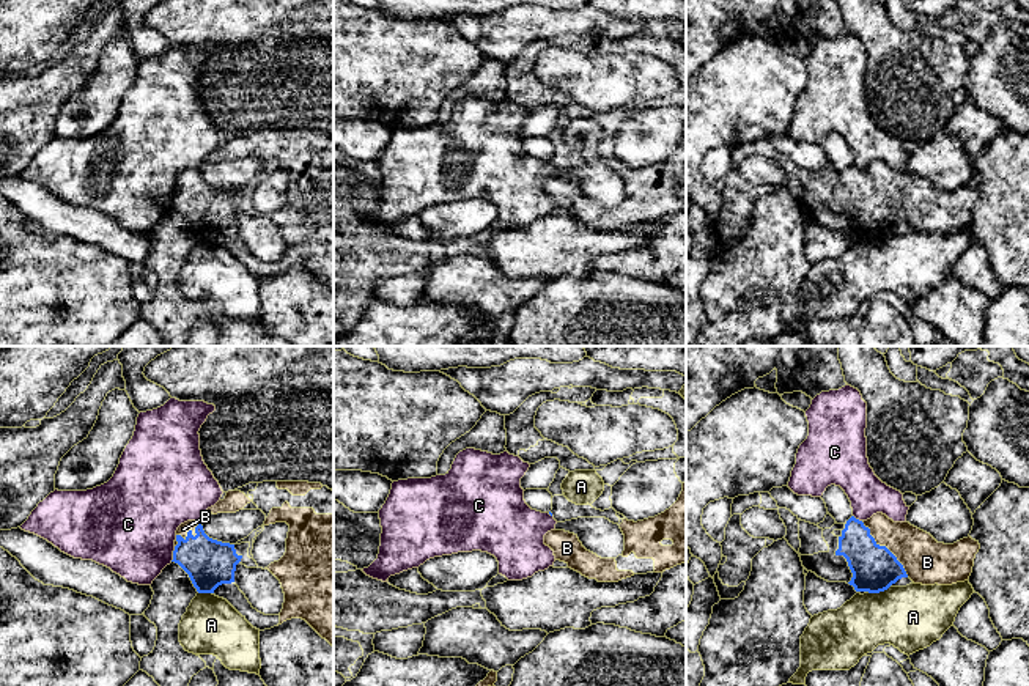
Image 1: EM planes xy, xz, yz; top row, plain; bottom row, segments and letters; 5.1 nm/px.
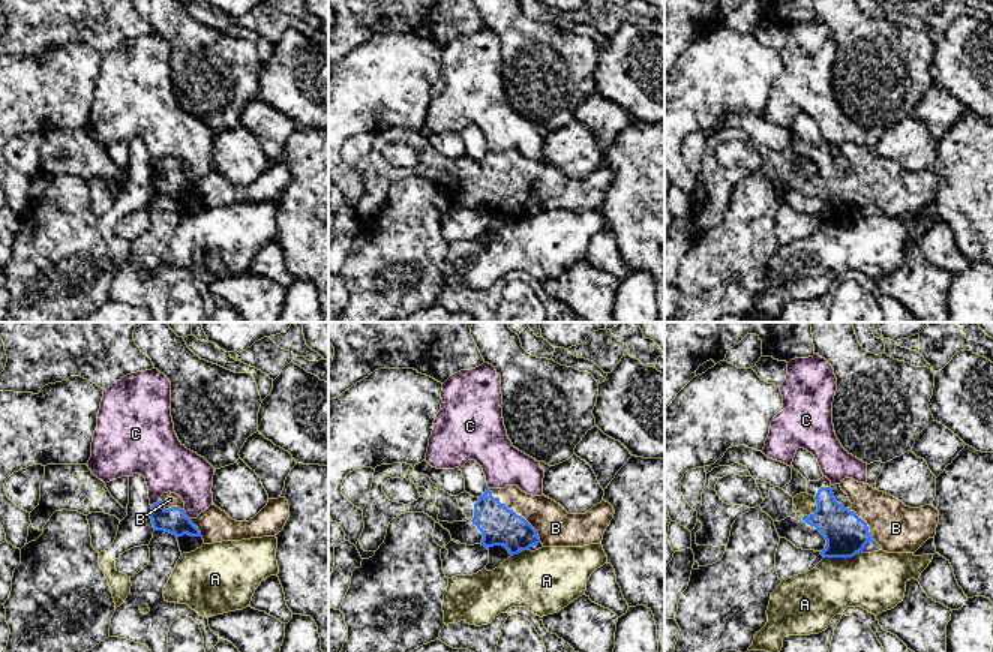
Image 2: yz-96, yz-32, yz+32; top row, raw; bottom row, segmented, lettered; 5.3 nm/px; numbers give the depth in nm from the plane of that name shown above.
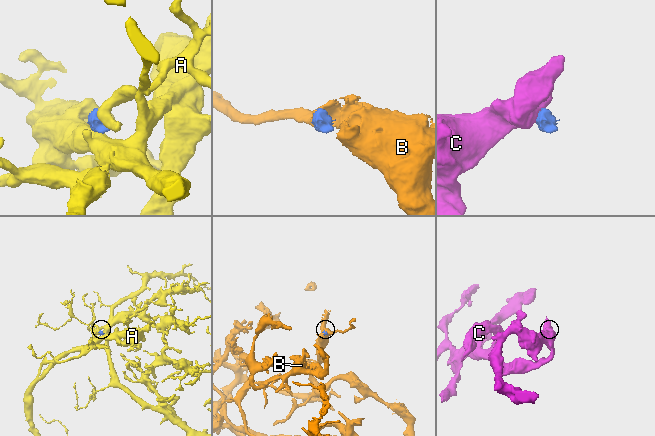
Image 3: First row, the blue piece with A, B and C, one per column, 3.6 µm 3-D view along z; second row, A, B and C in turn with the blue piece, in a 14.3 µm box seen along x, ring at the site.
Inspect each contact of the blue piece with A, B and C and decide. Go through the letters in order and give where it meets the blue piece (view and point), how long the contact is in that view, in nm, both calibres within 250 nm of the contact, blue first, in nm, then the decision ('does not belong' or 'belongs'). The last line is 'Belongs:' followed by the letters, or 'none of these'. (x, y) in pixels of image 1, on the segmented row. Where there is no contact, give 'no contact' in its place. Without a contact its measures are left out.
A: contact yz (878, 592); length 120 nm; calibres 240 and 320 nm; does not belong
B: contact yz (886, 548); length 380 nm; calibres 240 and 240 nm; belongs
C: contact xy (173, 554); length 80 nm; calibres 240 and 440 nm; does not belong
Belongs: B

